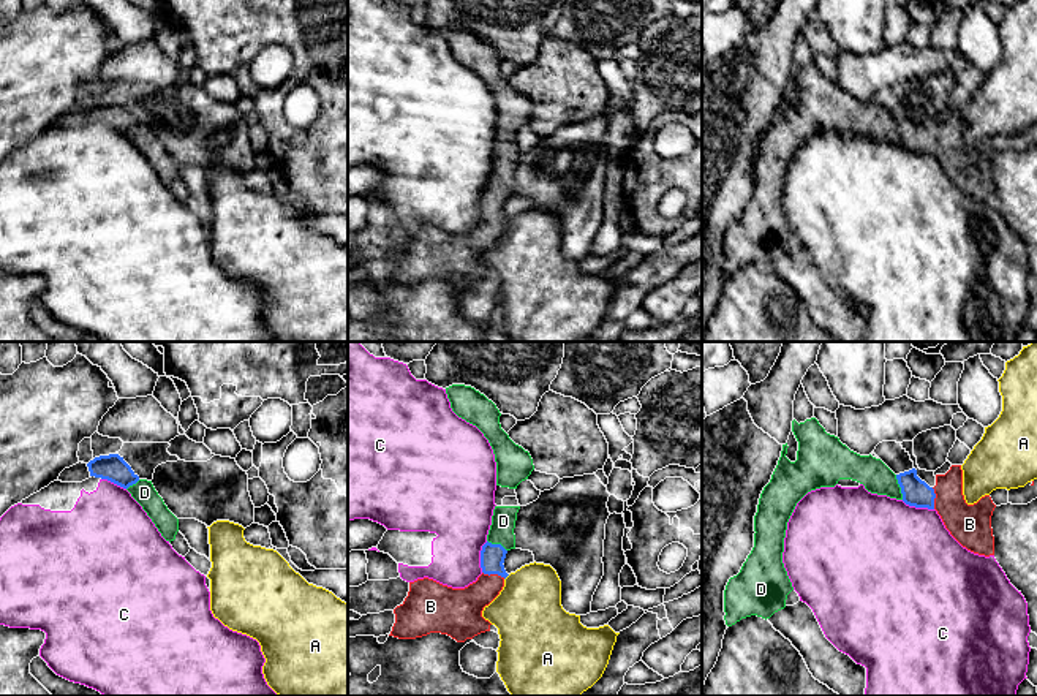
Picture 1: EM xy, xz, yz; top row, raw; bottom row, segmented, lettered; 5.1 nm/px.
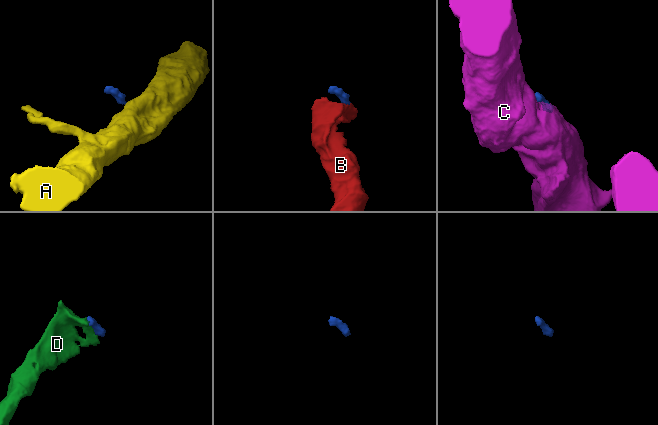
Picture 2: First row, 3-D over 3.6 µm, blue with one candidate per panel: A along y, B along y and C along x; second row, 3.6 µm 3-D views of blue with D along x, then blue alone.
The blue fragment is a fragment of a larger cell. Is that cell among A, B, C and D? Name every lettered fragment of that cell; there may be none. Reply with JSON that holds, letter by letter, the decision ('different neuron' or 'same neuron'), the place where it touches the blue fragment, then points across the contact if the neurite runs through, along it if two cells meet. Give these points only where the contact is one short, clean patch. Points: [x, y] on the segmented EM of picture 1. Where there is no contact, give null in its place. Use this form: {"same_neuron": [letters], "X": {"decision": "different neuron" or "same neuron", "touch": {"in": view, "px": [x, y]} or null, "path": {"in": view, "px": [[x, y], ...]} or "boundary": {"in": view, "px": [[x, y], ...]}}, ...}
{"same_neuron": ["B", "D"], "A": {"decision": "different neuron", "touch": {"in": "xz", "px": [506, 576]}, "boundary": {"in": "xz", "px": [[509, 574], [505, 579]]}}, "B": {"decision": "same neuron", "touch": {"in": "xz", "px": [493, 573]}, "path": {"in": "xz", "px": [[492, 556], [493, 573], [460, 609]]}}, "C": {"decision": "different neuron", "touch": {"in": "yz", "px": [917, 506]}, "boundary": {"in": "yz", "px": [[901, 500], [933, 510]]}}, "D": {"decision": "same neuron", "touch": {"in": "yz", "px": [900, 486]}, "path": {"in": "yz", "px": [[916, 492], [908, 486], [900, 486], [892, 486], [873, 473]]}}}

